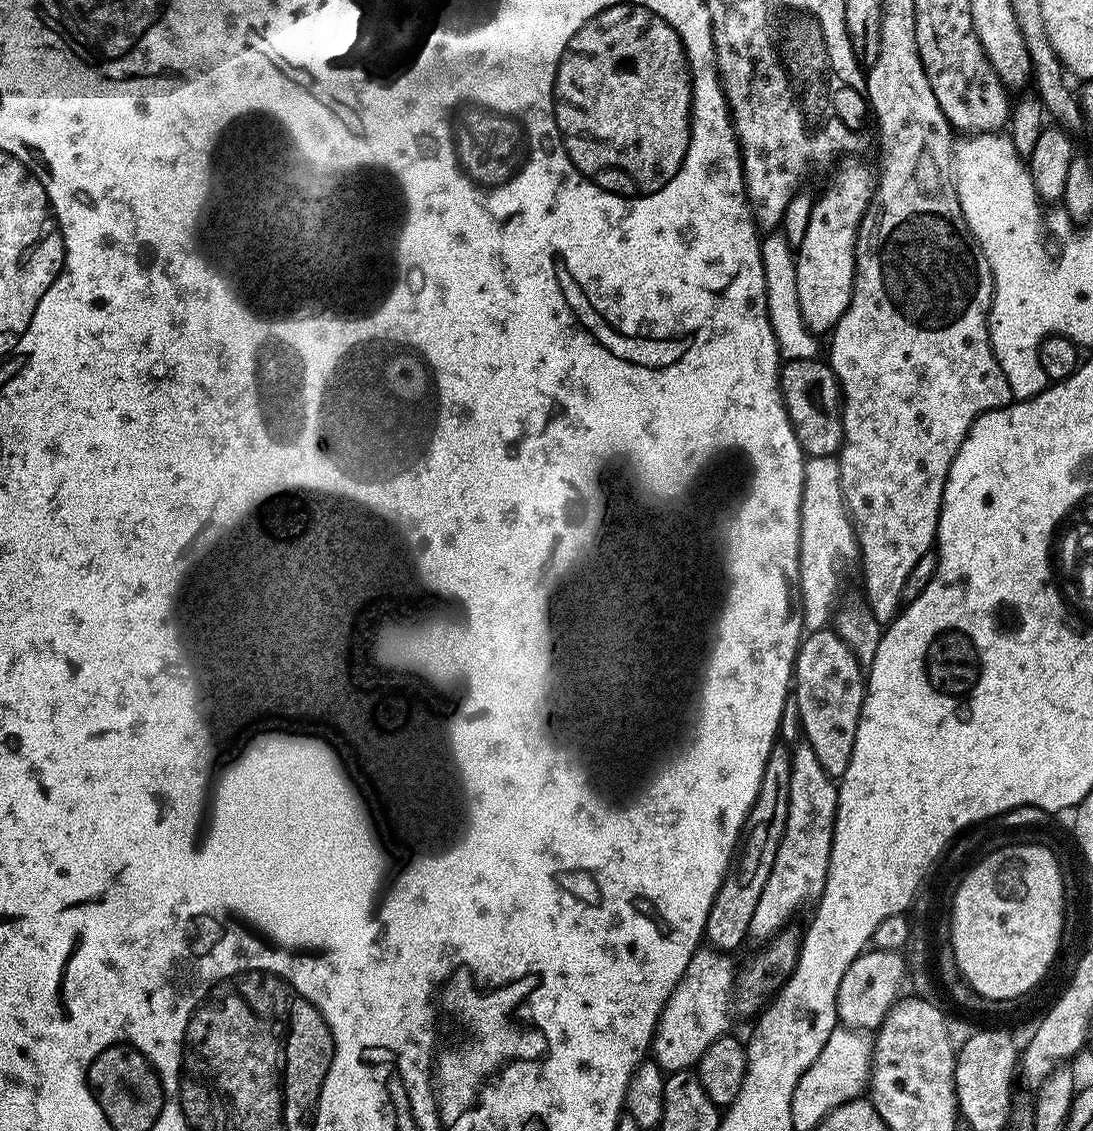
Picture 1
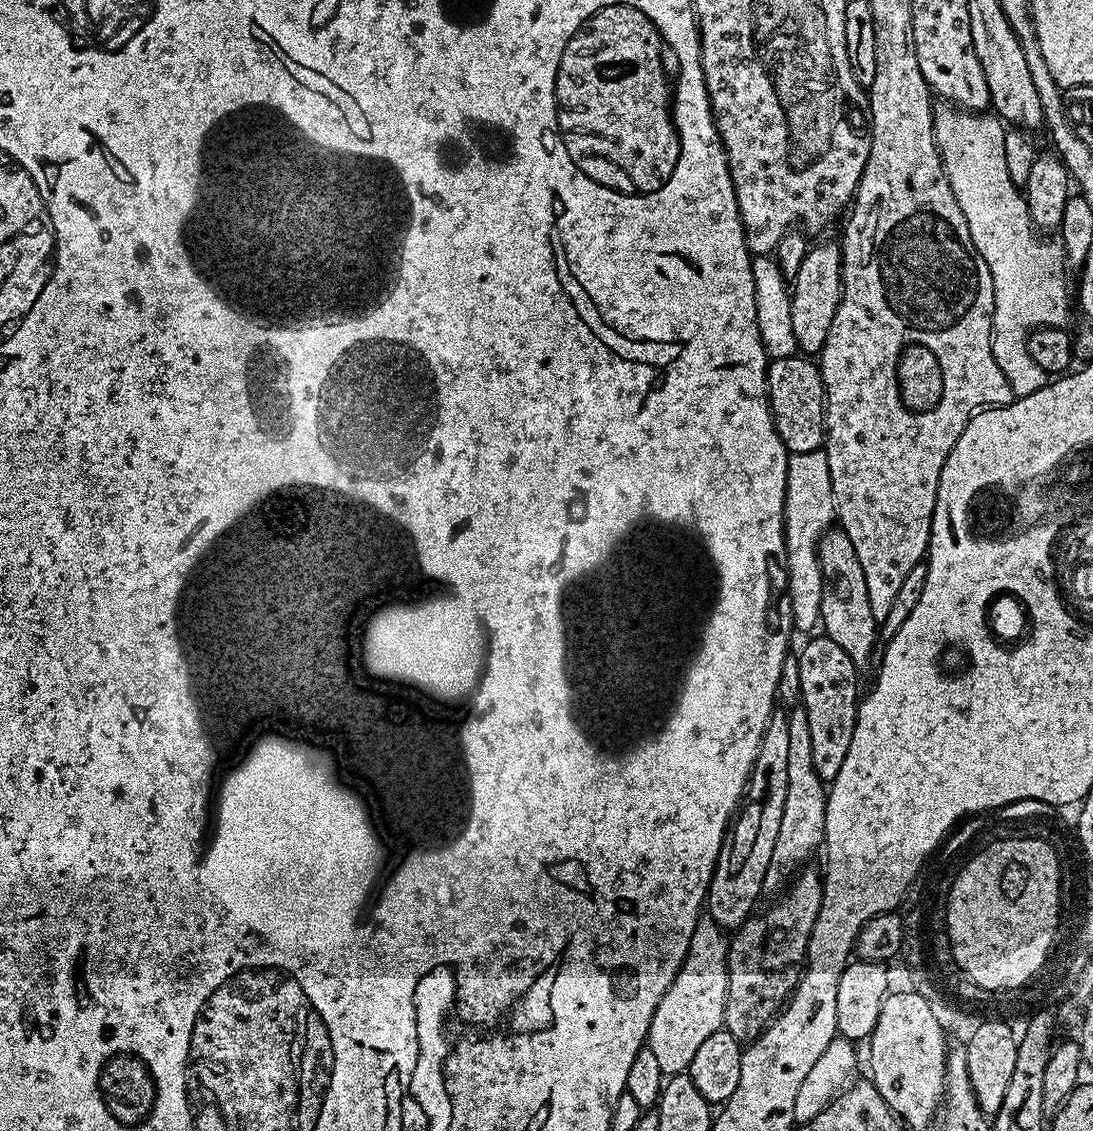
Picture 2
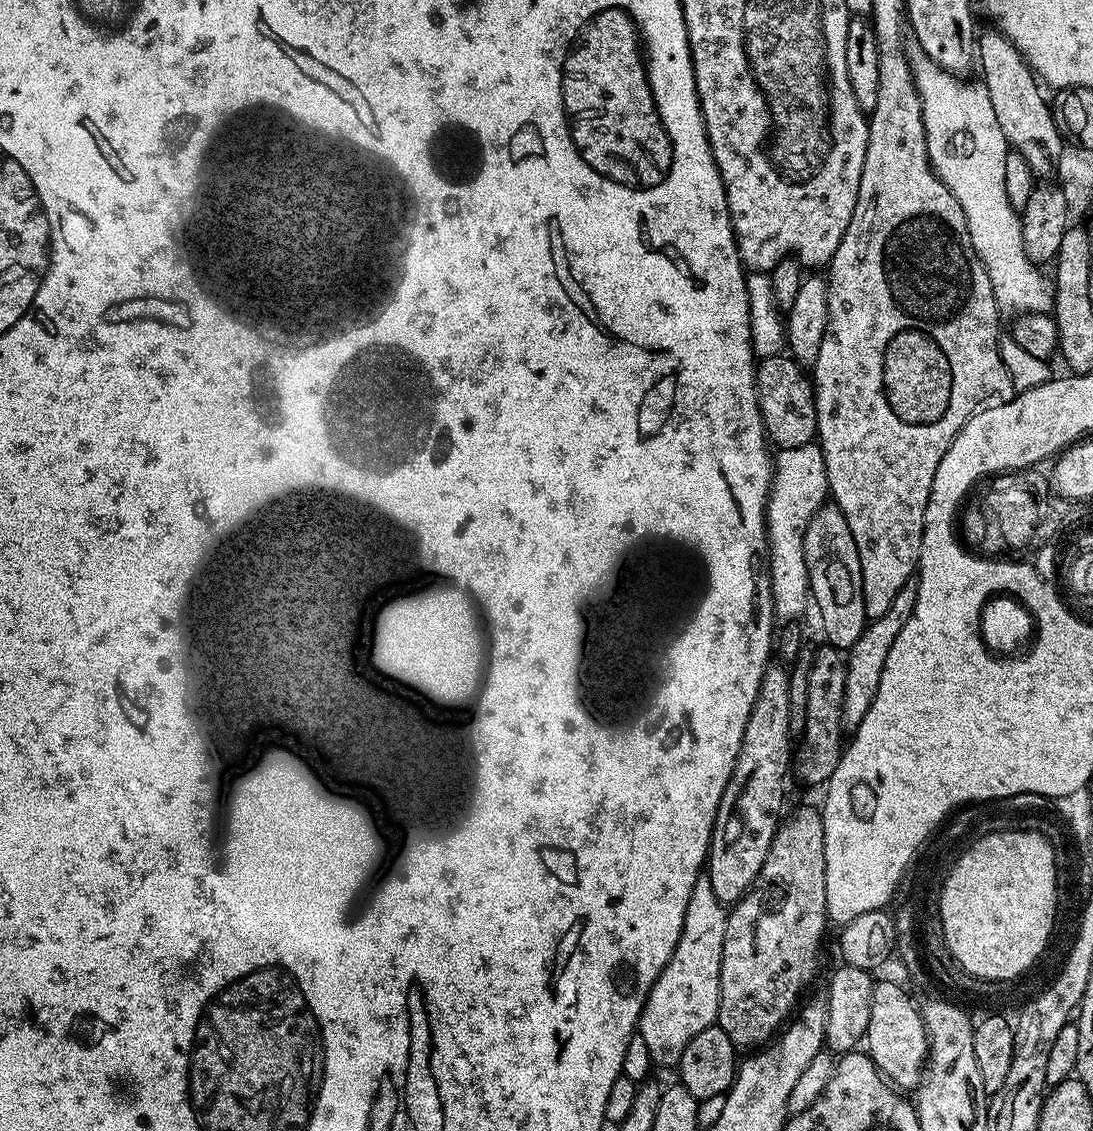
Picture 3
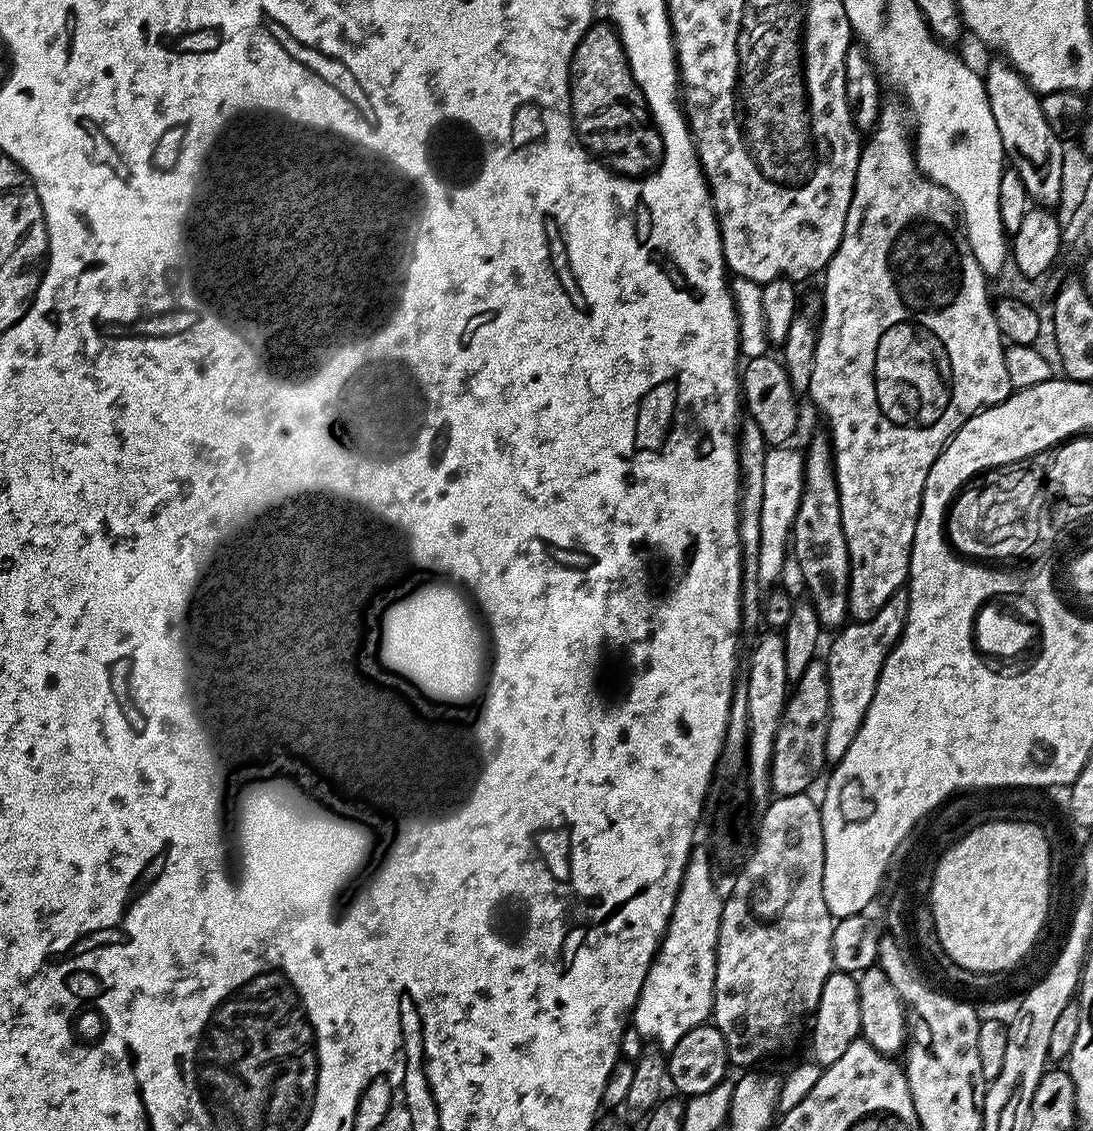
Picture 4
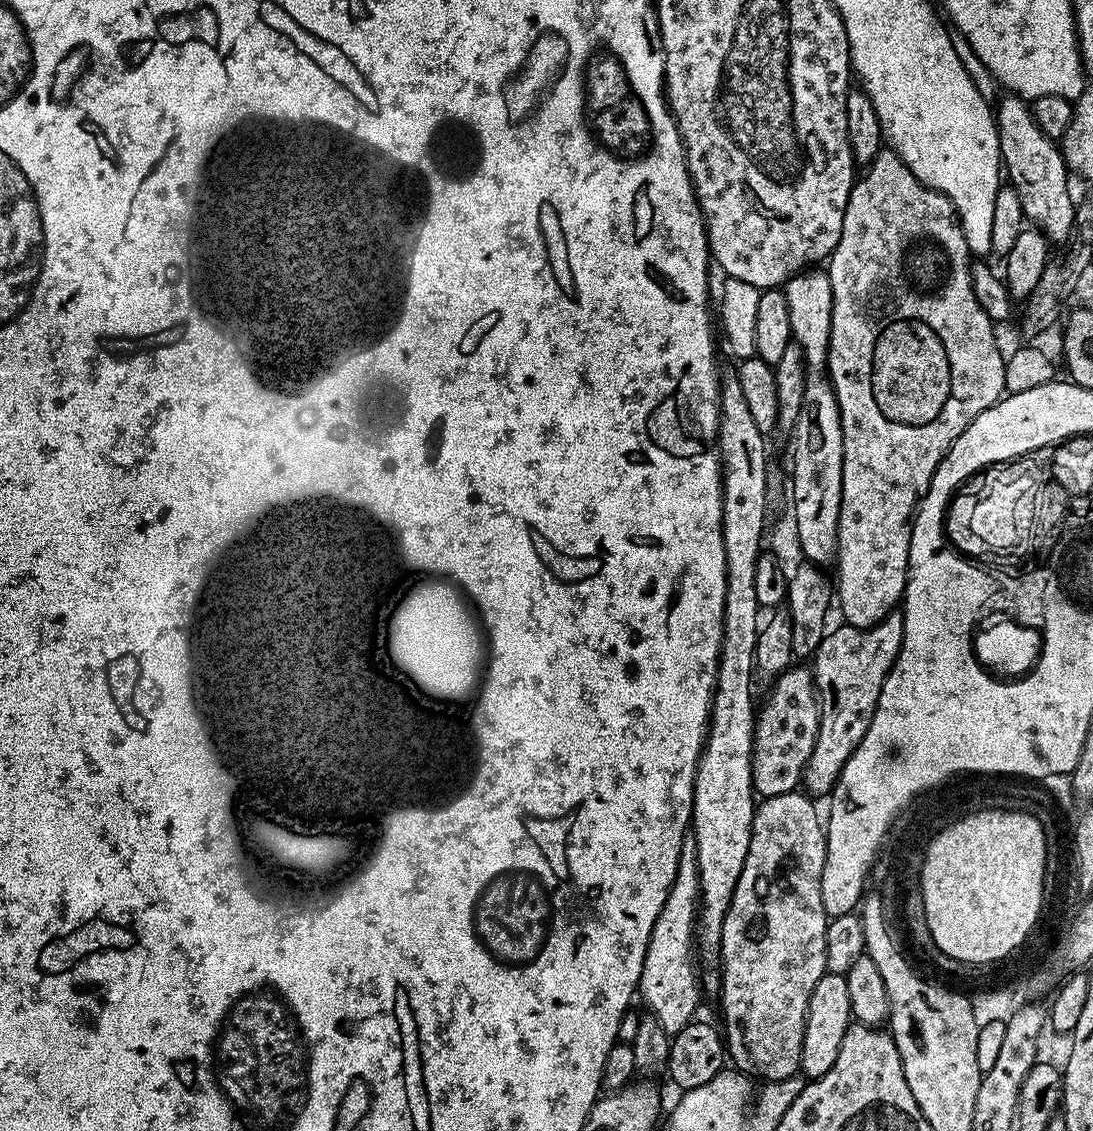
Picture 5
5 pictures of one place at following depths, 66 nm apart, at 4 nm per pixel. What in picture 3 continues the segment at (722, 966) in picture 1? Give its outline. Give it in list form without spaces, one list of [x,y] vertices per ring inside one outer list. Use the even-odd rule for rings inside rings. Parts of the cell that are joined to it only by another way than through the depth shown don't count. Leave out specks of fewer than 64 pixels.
[[[700,875],[694,882],[694,890],[690,894],[690,902],[686,906],[686,918],[682,922],[682,934],[678,938],[678,946],[674,946],[674,954],[670,962],[662,970],[662,974],[654,982],[650,994],[644,1003],[640,1015],[638,1034],[646,1046],[650,1046],[652,1059],[657,1065],[670,1064],[676,1066],[682,1058],[683,1048],[696,1034],[717,1023],[716,1015],[720,1009],[720,975],[722,974],[722,950],[726,942],[726,926],[728,912],[726,905],[714,894],[714,886],[707,875]]]

